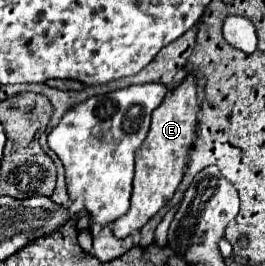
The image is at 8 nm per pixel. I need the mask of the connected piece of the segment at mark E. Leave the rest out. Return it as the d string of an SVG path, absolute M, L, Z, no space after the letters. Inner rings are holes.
M183 80L179 88L175 88L169 98L163 100L163 104L153 112L151 128L145 138L145 142L139 146L135 154L135 178L133 178L133 196L131 196L131 208L125 216L117 218L111 228L117 238L125 238L131 232L139 230L145 222L149 222L175 194L179 182L183 180L185 166L187 166L187 152L193 142L193 134L197 132L197 82L195 80Z

